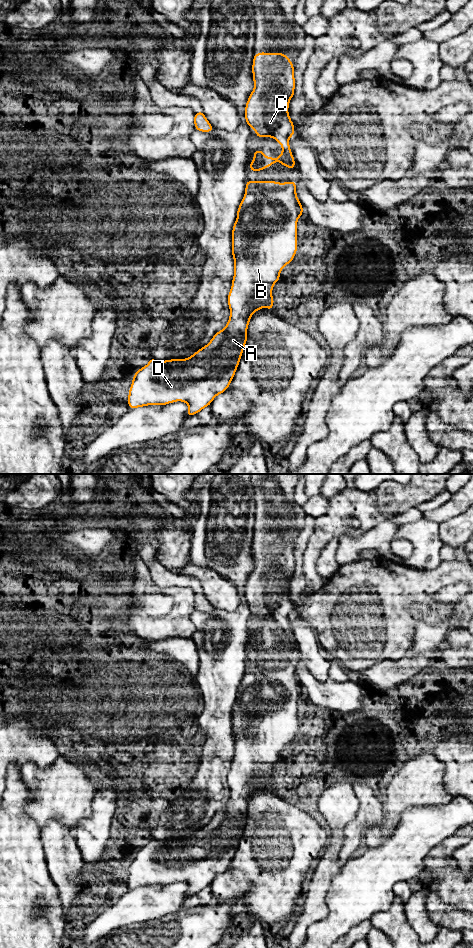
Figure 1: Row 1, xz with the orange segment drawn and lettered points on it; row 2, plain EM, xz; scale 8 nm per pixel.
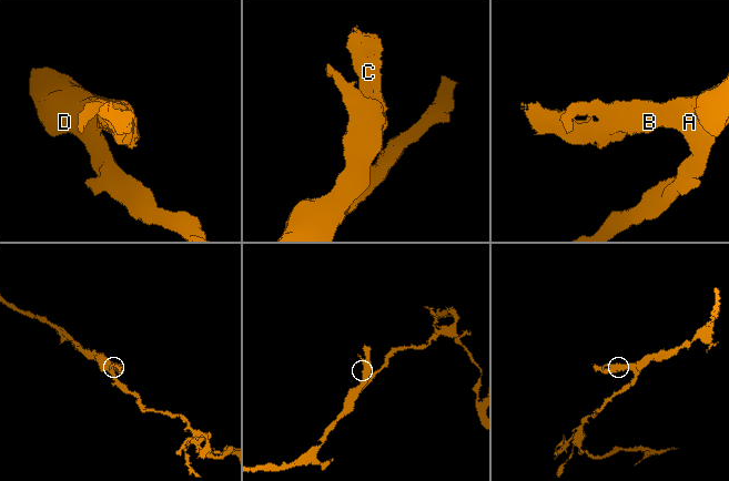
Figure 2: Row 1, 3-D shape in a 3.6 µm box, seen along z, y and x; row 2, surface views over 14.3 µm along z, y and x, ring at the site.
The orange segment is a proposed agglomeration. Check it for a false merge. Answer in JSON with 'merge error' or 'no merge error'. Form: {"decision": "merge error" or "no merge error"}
{"decision": "no merge error"}

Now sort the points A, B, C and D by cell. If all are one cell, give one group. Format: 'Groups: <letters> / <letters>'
Groups: A B C D

